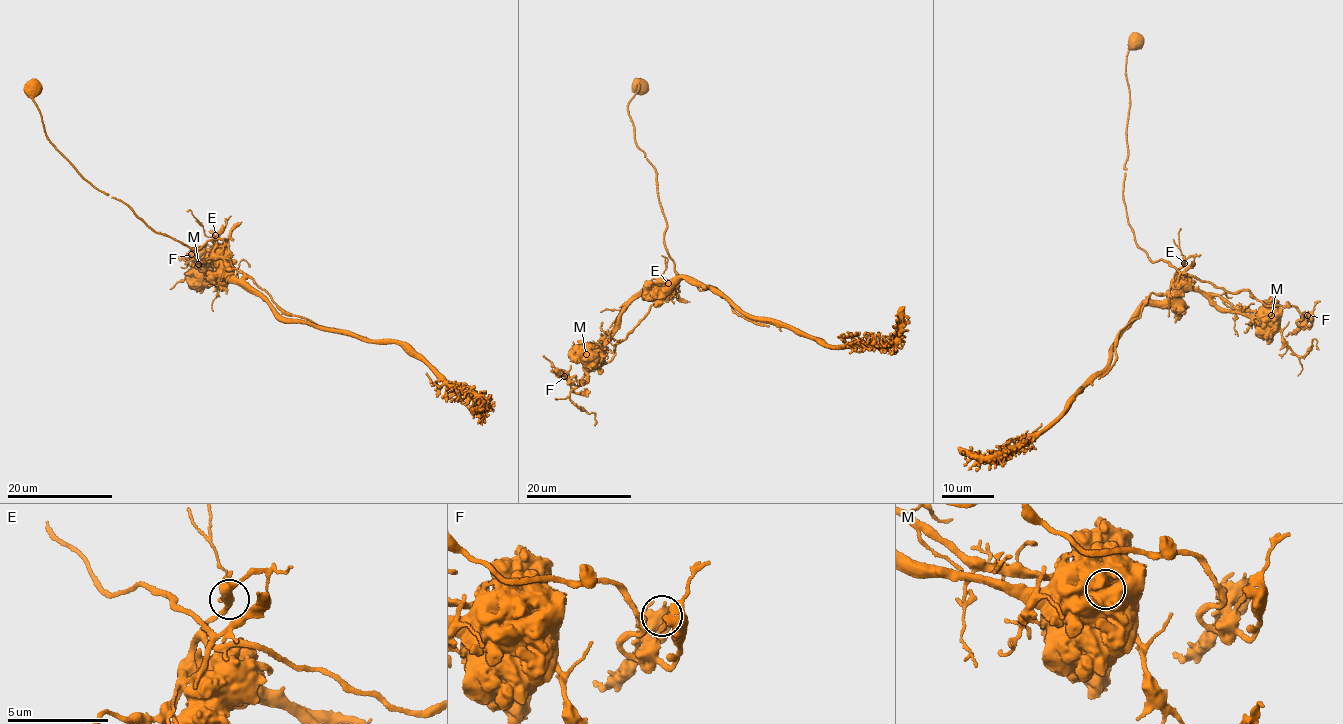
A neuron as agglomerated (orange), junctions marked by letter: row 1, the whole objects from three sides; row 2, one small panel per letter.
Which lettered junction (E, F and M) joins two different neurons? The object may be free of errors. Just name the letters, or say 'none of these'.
M

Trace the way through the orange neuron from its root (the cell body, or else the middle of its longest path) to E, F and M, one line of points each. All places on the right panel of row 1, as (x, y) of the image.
E: (1135, 41), (1125, 64), (1126, 213), (1136, 244), (1151, 261), (1168, 261), (1180, 275), (1184, 263)
F: (1135, 41), (1125, 64), (1123, 182), (1136, 244), (1182, 275), (1307, 315)
M: (1135, 41), (1125, 64), (1130, 101), (1123, 182), (1136, 244), (1151, 261), (1168, 261), (1207, 294), (1272, 315)

